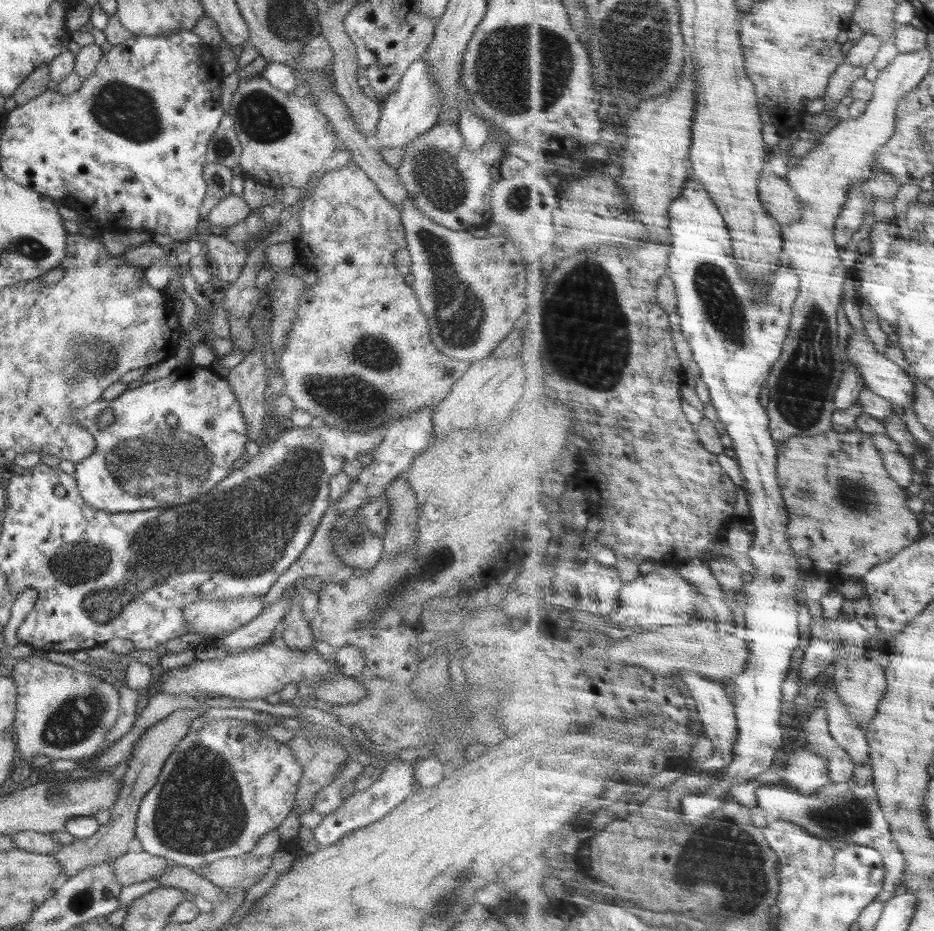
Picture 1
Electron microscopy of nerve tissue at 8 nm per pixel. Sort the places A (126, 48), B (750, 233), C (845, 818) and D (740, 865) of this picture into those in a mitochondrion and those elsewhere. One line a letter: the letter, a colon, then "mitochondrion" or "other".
A: other
B: other
C: mitochondrion
D: mitochondrion

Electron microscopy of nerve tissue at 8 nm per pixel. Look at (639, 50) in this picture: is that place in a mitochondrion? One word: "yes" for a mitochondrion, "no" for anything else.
yes

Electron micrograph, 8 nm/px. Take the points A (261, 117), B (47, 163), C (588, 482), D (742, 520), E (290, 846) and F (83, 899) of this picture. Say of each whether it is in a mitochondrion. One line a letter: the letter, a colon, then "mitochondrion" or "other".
A: mitochondrion
B: other
C: other
D: other
E: other
F: mitochondrion

